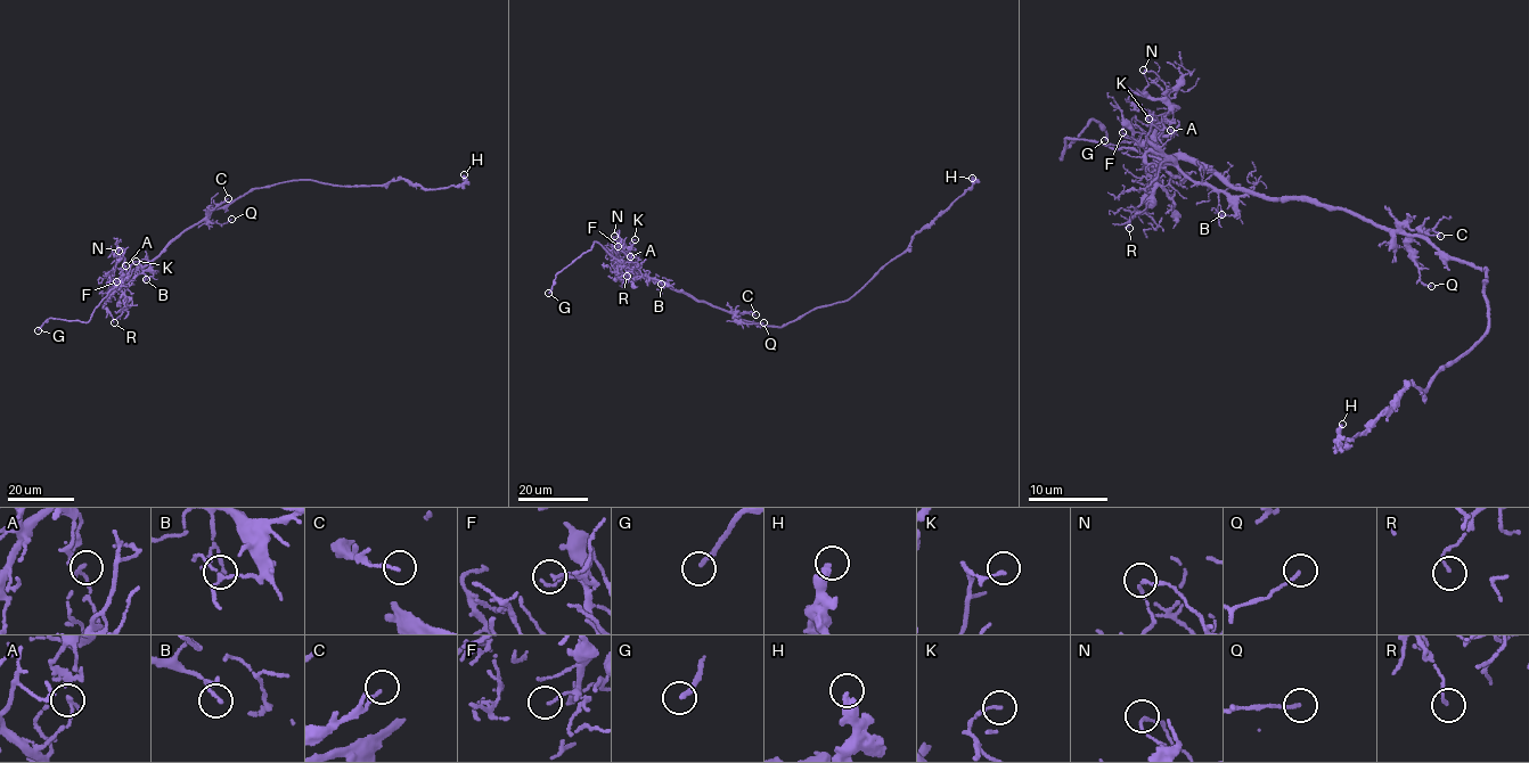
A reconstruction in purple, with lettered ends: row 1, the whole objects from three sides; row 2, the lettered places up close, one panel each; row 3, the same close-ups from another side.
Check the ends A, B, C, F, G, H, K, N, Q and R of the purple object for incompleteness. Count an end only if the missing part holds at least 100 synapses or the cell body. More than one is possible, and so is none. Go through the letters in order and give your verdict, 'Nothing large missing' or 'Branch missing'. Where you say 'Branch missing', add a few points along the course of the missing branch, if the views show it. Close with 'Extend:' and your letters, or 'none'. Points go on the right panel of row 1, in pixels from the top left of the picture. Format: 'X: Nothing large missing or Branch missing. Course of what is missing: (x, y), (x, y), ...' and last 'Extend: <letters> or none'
A: Nothing large missing
B: Nothing large missing
C: Nothing large missing
F: Nothing large missing
G: Branch missing. Course of what is missing: (1104, 140), (1100, 136), (1110, 138), (1150, 122), (1160, 112), (1183, 115), (1182, 123), (1190, 123)
H: Nothing large missing
K: Nothing large missing
N: Nothing large missing
Q: Nothing large missing
R: Nothing large missing
Extend: G

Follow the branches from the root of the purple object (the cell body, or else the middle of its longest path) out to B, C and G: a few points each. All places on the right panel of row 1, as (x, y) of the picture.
B: (1441, 251), (1424, 238), (1305, 195), (1280, 198), (1223, 191), (1218, 194), (1221, 214)
C: (1441, 251), (1407, 234), (1405, 228), (1408, 226), (1419, 232), (1440, 236)
G: (1441, 251), (1352, 211), (1270, 198), (1183, 158), (1080, 138), (1061, 156), (1092, 120), (1104, 140)

